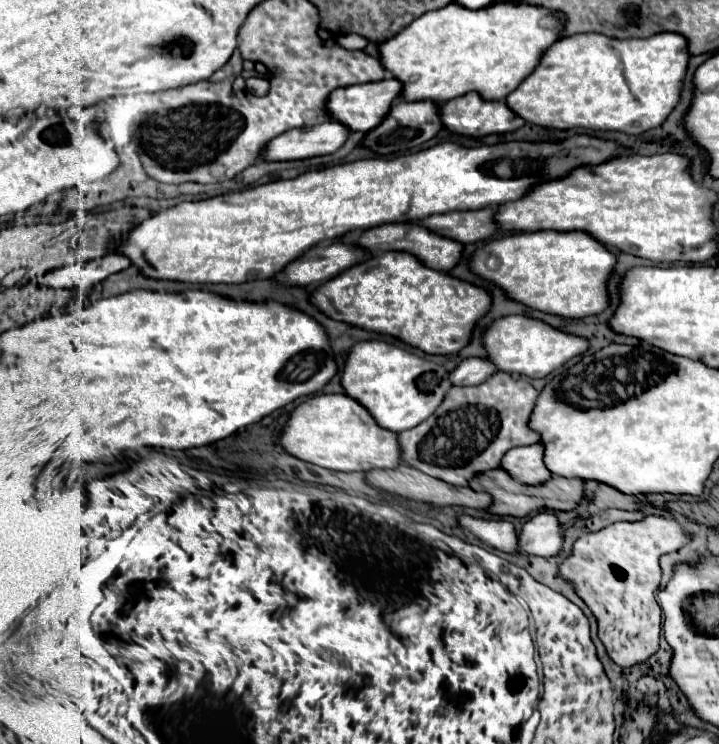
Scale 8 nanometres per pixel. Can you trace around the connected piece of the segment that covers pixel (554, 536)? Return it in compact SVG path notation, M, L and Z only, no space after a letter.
M553 512L533 516L521 530L519 546L531 556L555 556L563 548L561 522Z

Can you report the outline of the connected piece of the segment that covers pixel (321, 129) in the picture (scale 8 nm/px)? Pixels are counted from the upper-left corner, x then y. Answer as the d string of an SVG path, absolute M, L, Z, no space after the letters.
M327 120L319 126L301 126L299 130L289 130L281 134L267 146L265 160L303 160L311 156L325 156L337 152L345 140L349 138L351 130L337 122Z

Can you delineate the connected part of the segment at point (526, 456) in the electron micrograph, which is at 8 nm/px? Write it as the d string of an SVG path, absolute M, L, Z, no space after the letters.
M541 442L531 444L531 446L517 446L517 448L511 448L503 456L501 468L515 474L515 478L527 484L547 482L547 478L551 478L553 474L545 466L543 456L545 456L545 448Z

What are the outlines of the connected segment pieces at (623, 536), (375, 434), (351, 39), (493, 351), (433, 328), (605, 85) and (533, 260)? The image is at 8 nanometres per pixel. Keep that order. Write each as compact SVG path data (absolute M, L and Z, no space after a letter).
M649 514L639 522L615 522L599 532L581 536L573 546L573 554L561 564L559 568L561 576L575 584L577 594L589 604L589 608L597 616L599 638L605 644L607 654L615 664L633 666L657 652L659 634L661 634L661 606L655 600L655 590L659 588L659 580L661 580L659 556L677 550L689 542L691 542L691 534L685 532L681 520L673 518L671 514L663 514L663 516Z
M321 394L301 402L291 414L291 420L281 436L281 444L289 454L301 460L343 472L395 468L401 464L403 456L399 434L379 426L375 418L371 418L369 410L359 406L359 402L347 394Z
M355 33L340 34L337 36L337 42L340 46L343 46L343 48L349 50L362 50L369 44L366 38Z
M505 316L491 324L483 336L483 344L489 352L489 358L497 364L501 372L525 374L529 378L543 378L553 370L561 368L575 356L581 356L589 348L589 340L577 334L567 334L557 330L537 318L529 316Z
M387 252L327 280L311 292L311 302L335 320L383 332L427 354L457 354L471 340L475 324L491 310L491 292L451 274L427 268L419 258Z
M583 32L555 42L535 72L507 96L515 114L545 128L621 130L641 134L661 126L675 110L689 66L687 38L659 32L649 38L617 40L599 32Z
M539 230L509 234L479 248L471 260L471 270L501 286L509 298L565 318L583 318L609 308L607 282L615 270L617 254L603 242L581 230L555 232Z

